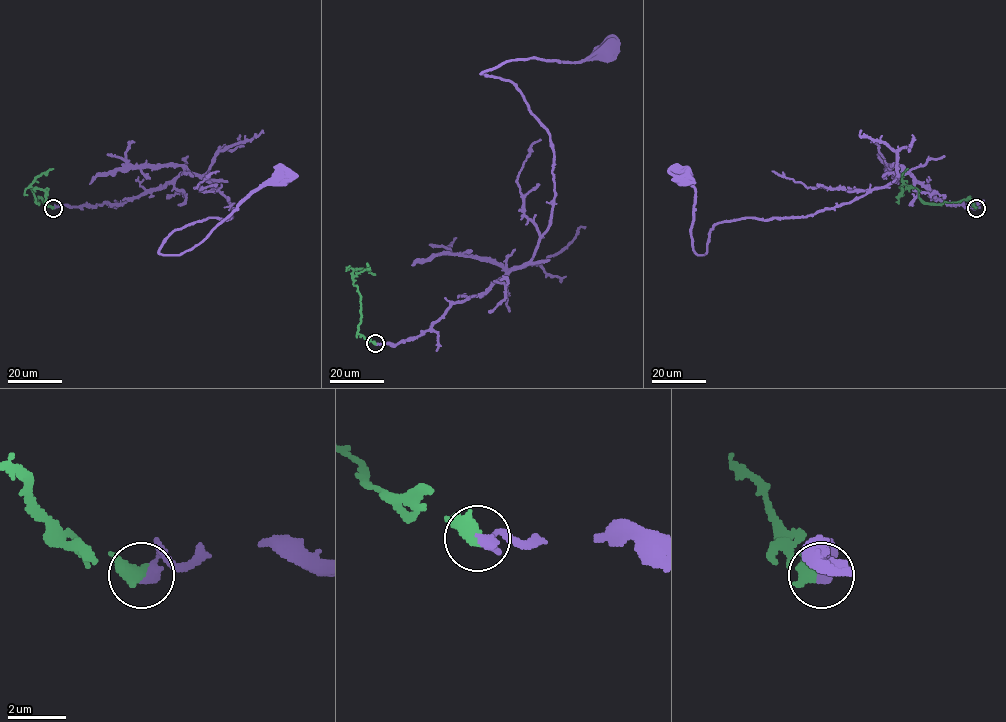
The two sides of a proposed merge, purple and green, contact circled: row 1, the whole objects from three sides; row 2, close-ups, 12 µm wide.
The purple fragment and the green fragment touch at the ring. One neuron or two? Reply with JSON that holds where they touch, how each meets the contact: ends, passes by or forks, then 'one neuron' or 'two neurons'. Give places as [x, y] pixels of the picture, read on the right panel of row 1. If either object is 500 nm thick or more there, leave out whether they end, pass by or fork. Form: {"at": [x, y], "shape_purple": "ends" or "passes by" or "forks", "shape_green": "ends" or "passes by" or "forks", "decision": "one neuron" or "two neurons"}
{"at": [976, 208], "decision": "one neuron"}

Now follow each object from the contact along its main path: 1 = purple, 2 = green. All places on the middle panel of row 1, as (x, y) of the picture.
1: (375, 344), (422, 335), (523, 267), (549, 223), (548, 129), (514, 84), (480, 73), (605, 51)
2: (375, 344), (358, 333), (360, 295), (353, 284), (352, 273), (359, 269), (375, 273)

